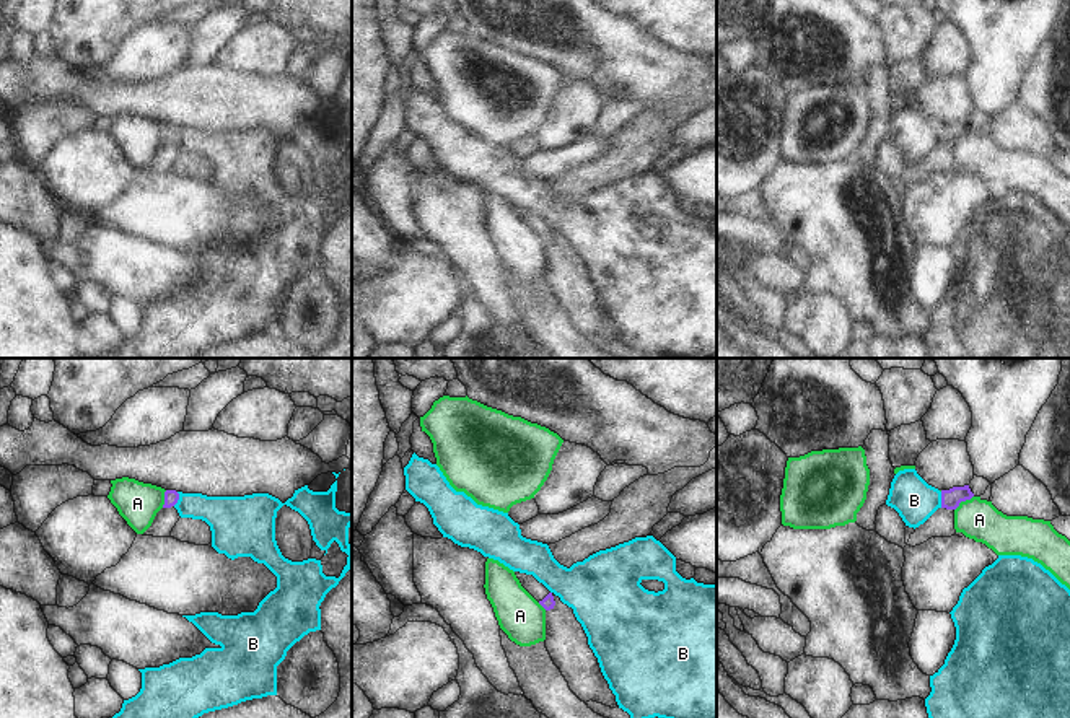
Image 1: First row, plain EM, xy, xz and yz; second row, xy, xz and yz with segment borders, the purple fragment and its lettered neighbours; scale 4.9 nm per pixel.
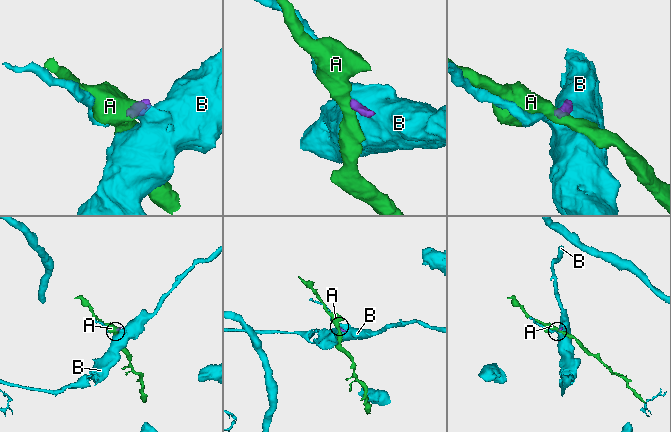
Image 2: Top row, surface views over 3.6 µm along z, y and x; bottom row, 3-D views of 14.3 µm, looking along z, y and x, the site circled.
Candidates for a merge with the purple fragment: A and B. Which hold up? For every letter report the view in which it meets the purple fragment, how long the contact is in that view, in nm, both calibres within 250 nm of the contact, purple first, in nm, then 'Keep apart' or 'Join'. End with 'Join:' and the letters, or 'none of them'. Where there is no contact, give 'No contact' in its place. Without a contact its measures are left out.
A: Touches purple in yz. Shared border 120 nm. Thickness 100 nm (purple) against 200 nm. Keep apart
B: Touches purple in yz. Shared border 80 nm. Thickness 100 nm (purple) against 200 nm. Keep apart
Join: none of them.

